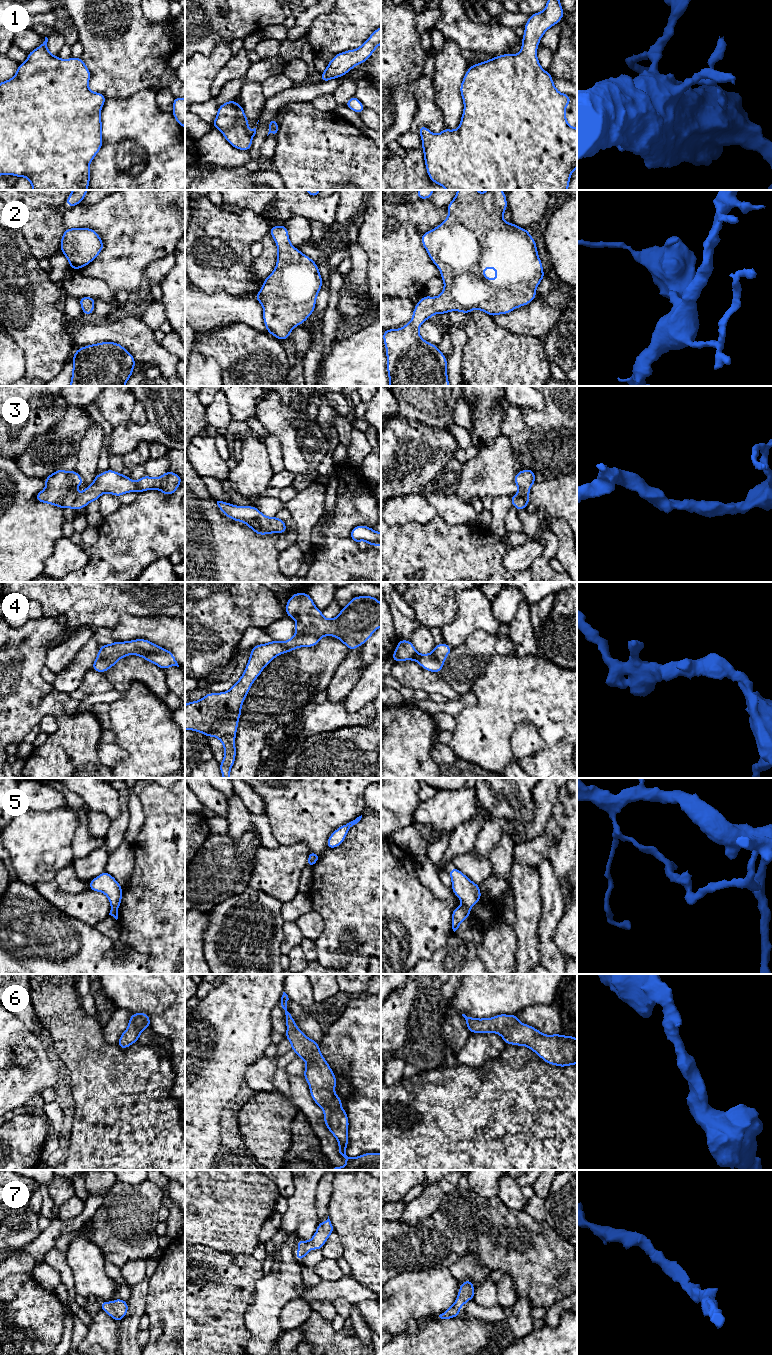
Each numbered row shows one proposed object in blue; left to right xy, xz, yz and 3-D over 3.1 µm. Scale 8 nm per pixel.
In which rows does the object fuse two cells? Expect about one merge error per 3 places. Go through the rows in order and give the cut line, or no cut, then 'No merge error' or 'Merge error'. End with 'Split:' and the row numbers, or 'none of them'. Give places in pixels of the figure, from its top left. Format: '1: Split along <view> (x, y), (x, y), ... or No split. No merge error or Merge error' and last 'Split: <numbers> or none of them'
1: No split. No merge error
2: No split. No merge error
3: No split. No merge error
4: No split. No merge error
5: Split along xy (111, 907), (117, 908). Merge error
6: No split. No merge error
7: No split. No merge error
Split: 5

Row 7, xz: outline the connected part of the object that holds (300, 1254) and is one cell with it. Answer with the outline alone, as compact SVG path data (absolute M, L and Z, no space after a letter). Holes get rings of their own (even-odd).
M328 1216L326 1221L319 1222L315 1234L309 1241L300 1239L296 1241L296 1245L302 1248L301 1250L298 1248L296 1249L296 1259L301 1261L309 1252L311 1252L312 1248L314 1250L321 1250L333 1231L335 1231L335 1229Z

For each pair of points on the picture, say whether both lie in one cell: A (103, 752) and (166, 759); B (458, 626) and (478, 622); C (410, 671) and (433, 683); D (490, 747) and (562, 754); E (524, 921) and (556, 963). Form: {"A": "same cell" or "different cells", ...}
{"A": "different cells", "B": "same cell", "C": "same cell", "D": "same cell", "E": "different cells"}

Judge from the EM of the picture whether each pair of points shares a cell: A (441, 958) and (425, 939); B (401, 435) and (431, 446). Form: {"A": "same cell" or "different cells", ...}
{"A": "different cells", "B": "same cell"}

